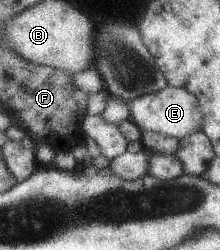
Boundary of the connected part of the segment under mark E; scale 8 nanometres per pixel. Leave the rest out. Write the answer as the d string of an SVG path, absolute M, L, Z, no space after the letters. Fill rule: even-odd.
M167 85L166 88L158 92L148 93L139 96L134 100L126 101L126 106L130 108L131 120L139 126L141 131L158 132L164 135L176 137L179 140L202 131L204 114L200 104L191 92L186 92L186 88Z

